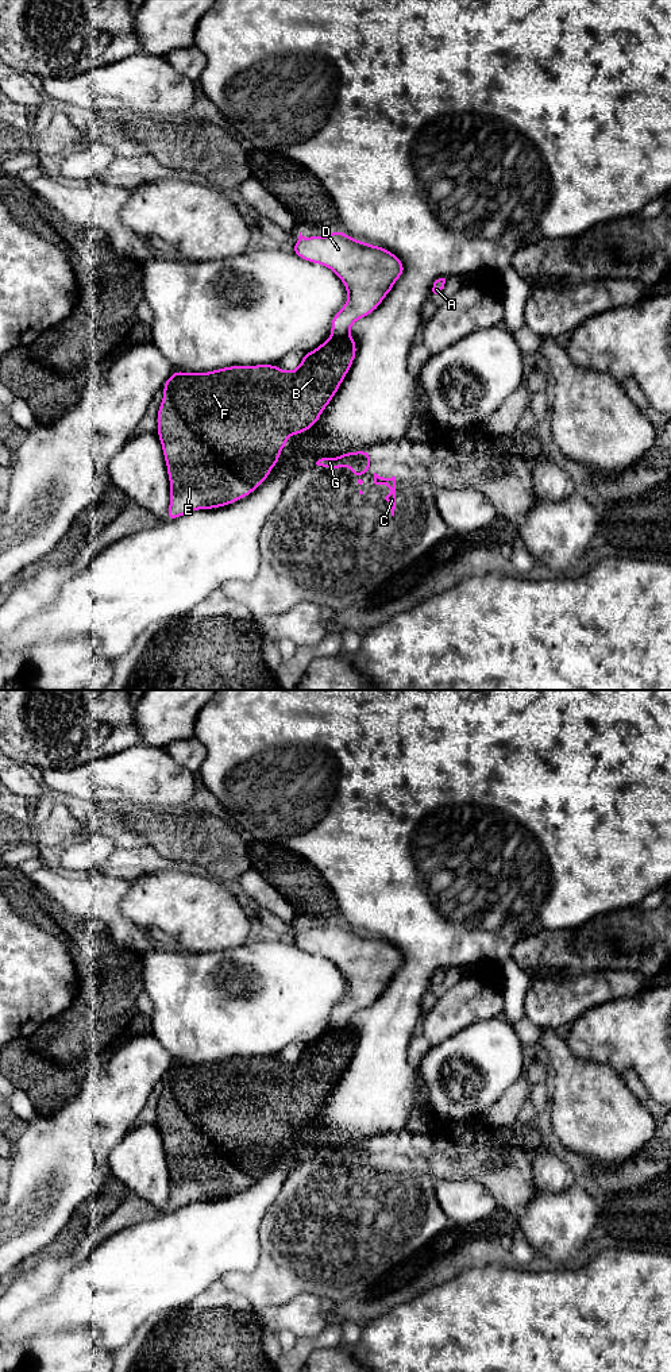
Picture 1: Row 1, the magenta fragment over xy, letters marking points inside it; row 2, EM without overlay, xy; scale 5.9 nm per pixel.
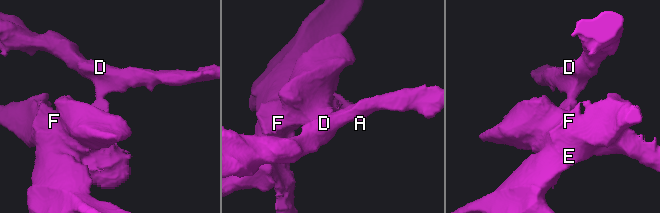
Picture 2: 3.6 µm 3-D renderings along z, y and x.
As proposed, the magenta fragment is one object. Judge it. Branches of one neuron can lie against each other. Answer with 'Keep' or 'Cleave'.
Cleave

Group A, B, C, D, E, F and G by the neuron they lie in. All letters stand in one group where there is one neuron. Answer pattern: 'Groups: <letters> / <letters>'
Groups: A D / B C E F G

